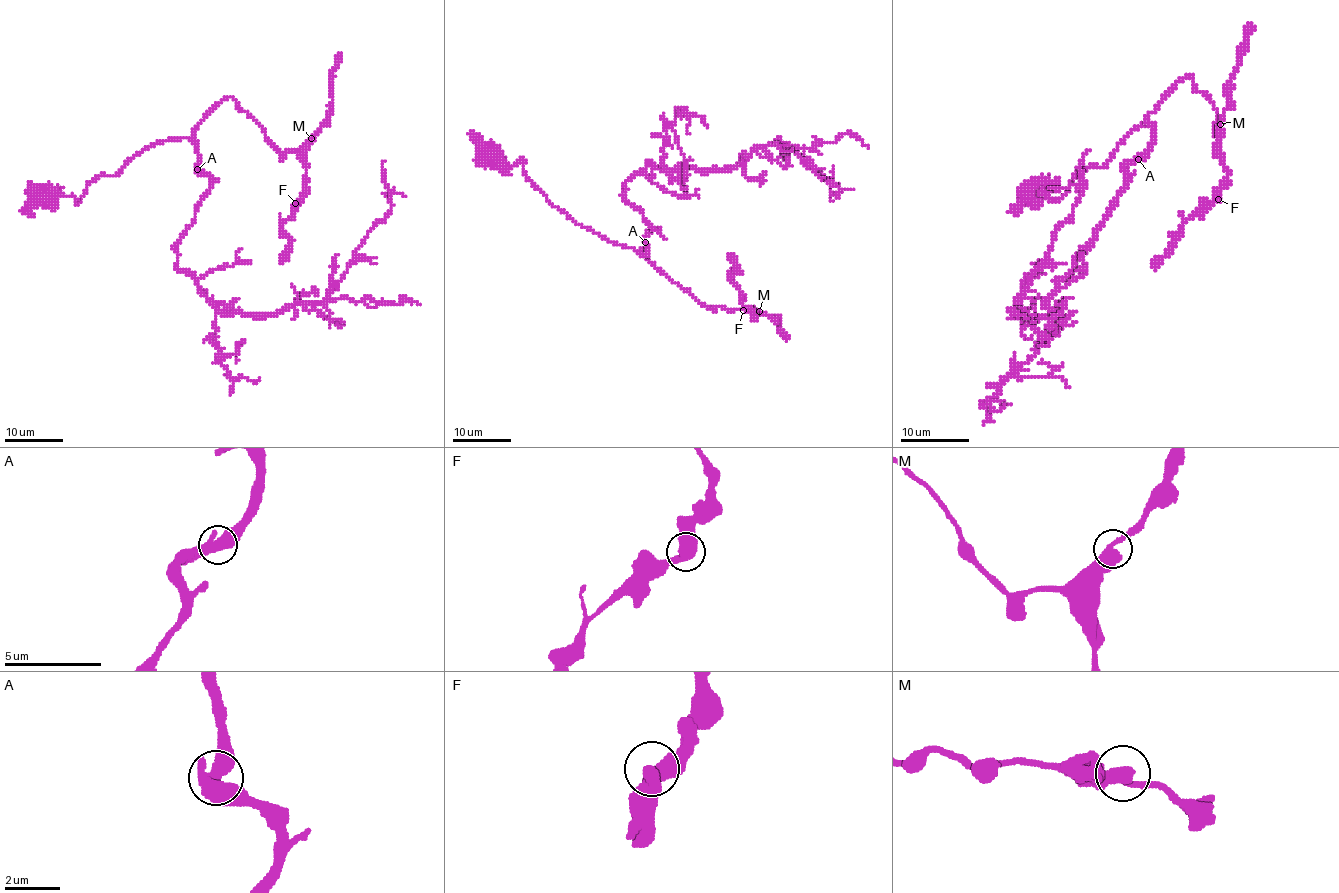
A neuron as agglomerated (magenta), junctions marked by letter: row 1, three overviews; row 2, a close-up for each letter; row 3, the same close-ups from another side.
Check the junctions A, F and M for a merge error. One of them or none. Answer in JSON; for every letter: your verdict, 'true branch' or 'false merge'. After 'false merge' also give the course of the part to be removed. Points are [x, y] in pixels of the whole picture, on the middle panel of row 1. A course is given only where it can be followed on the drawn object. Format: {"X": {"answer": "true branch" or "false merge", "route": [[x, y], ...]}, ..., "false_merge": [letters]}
{"A": {"answer": "true branch"}, "F": {"answer": "true branch"}, "M": {"answer": "true branch"}, "false_merge": []}

